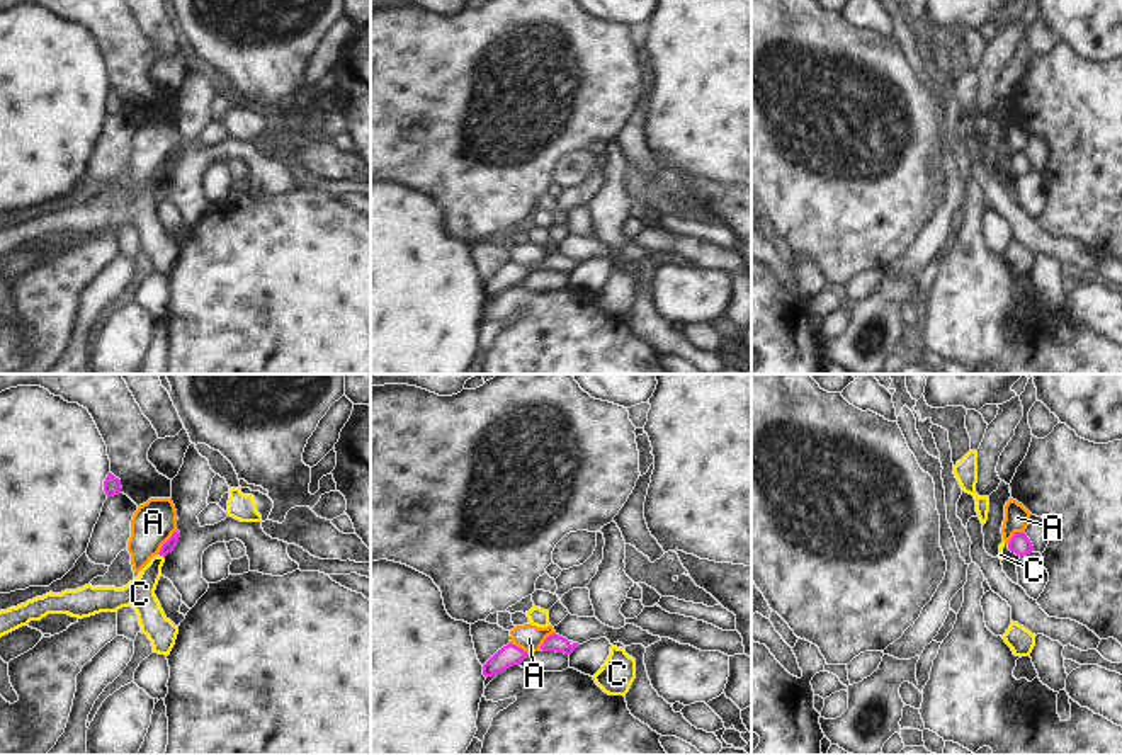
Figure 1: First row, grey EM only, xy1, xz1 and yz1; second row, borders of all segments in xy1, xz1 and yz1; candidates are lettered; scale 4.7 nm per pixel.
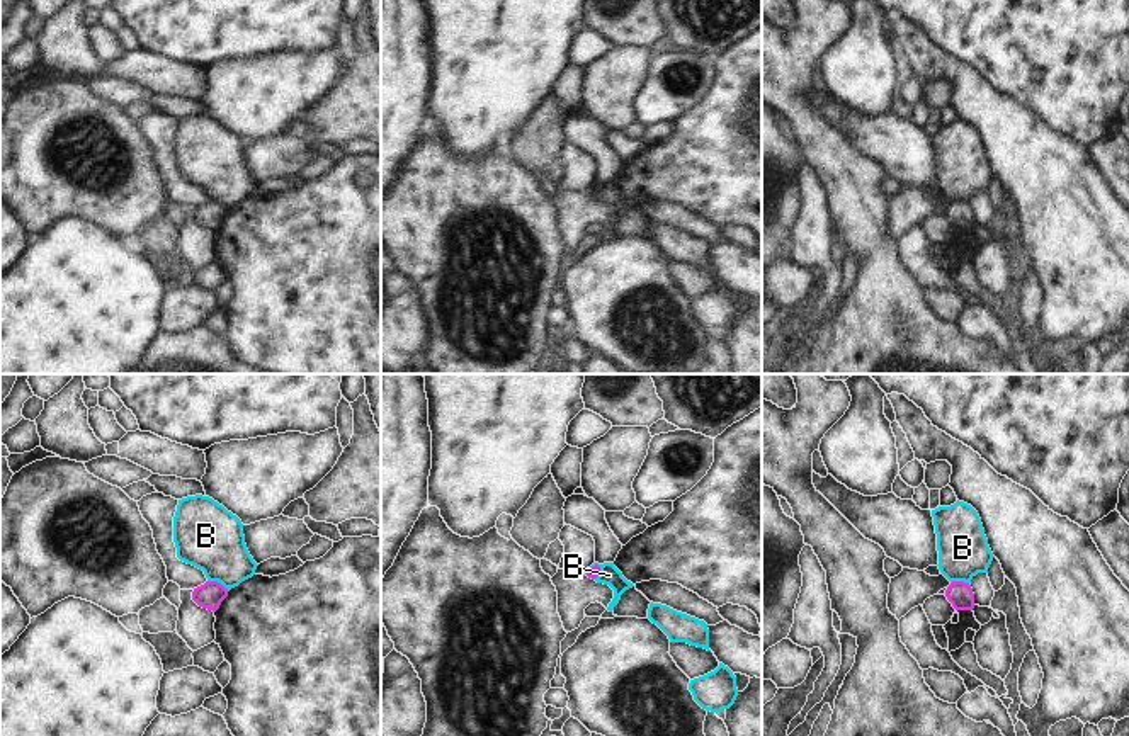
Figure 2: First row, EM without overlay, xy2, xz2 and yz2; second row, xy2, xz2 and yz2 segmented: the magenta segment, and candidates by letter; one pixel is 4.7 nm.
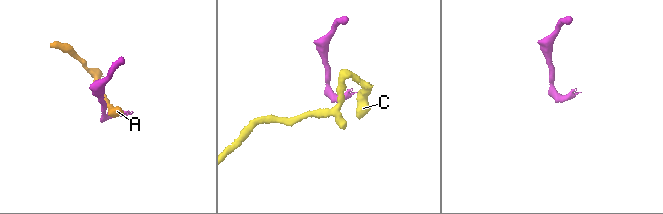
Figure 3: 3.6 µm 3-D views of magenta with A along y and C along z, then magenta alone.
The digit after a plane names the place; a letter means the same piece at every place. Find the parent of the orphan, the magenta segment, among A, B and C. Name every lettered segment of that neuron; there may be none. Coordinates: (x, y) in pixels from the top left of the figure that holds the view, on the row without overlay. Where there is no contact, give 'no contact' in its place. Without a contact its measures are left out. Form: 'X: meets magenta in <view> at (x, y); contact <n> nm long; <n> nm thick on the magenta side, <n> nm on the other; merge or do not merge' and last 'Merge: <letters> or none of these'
A: meets magenta in xy1 at (167, 160); contact 150 nm long; 60 nm thick on the magenta side, 200 nm on the other; do not merge
B: meets magenta in xy2 at (216, 201); contact 120 nm long; 130 nm thick on the magenta side, 300 nm on the other; do not merge
C: meets magenta in xy1 at (162, 174); contact 40 nm long; 60 nm thick on the magenta side, 140 nm on the other; do not merge
Merge: none of these

